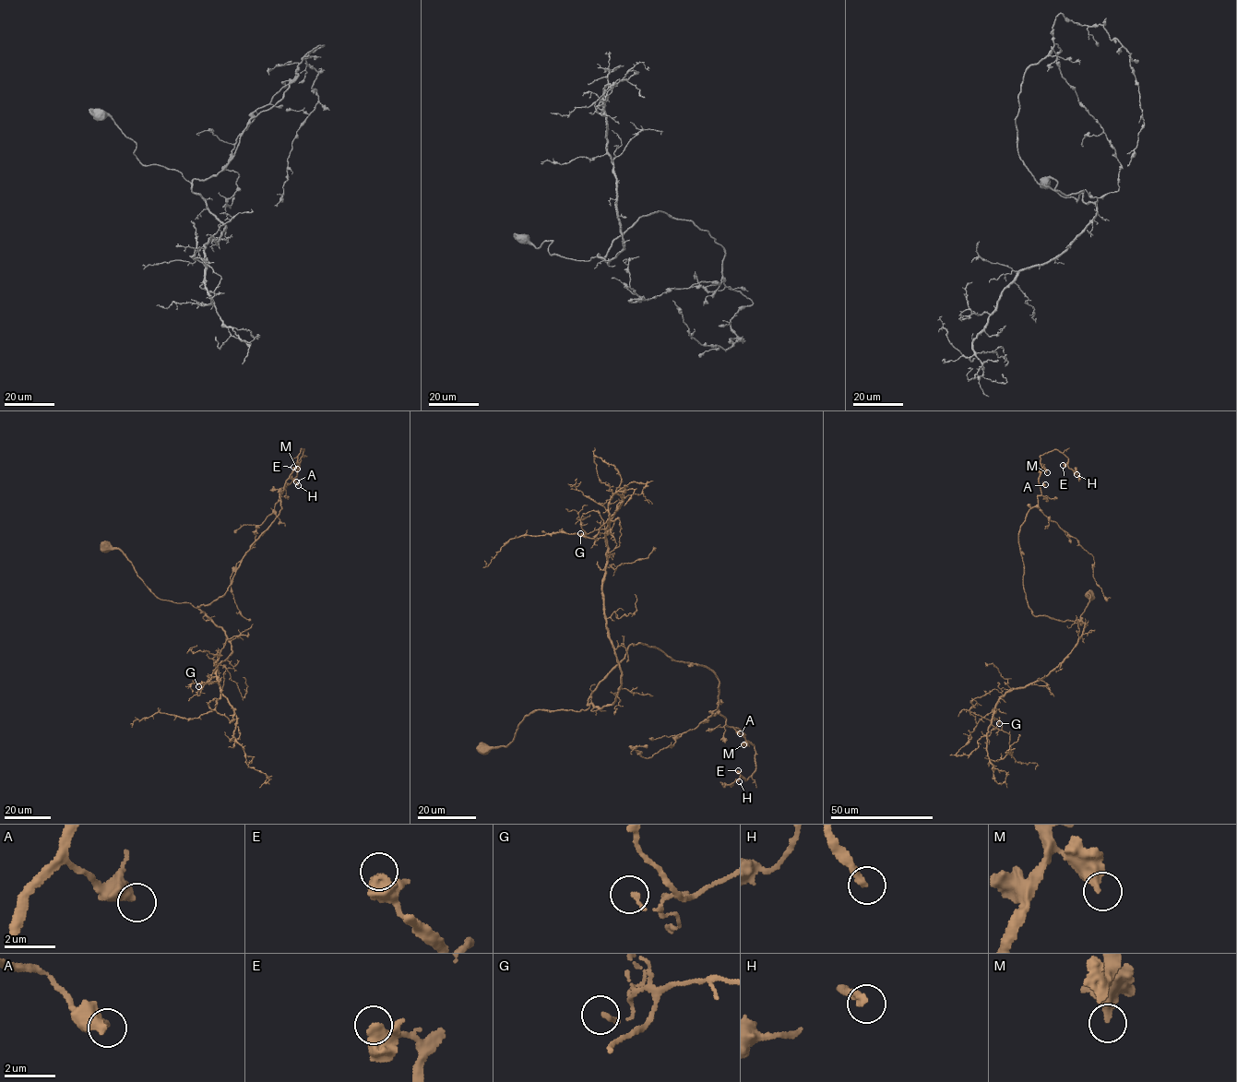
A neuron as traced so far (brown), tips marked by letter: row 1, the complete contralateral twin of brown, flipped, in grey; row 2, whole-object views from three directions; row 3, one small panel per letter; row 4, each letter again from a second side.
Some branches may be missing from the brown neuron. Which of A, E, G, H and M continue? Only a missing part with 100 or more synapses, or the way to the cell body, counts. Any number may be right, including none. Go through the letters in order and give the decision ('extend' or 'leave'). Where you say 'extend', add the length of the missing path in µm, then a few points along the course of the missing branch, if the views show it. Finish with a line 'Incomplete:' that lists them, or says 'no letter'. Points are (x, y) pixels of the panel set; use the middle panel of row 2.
A: leave
E: leave
G: leave
H: extend | 90 µm | (739, 781), (745, 790), (738, 801), (709, 795), (700, 802), (688, 800), (683, 777), (669, 783), (662, 775)
M: leave
Incomplete: H

